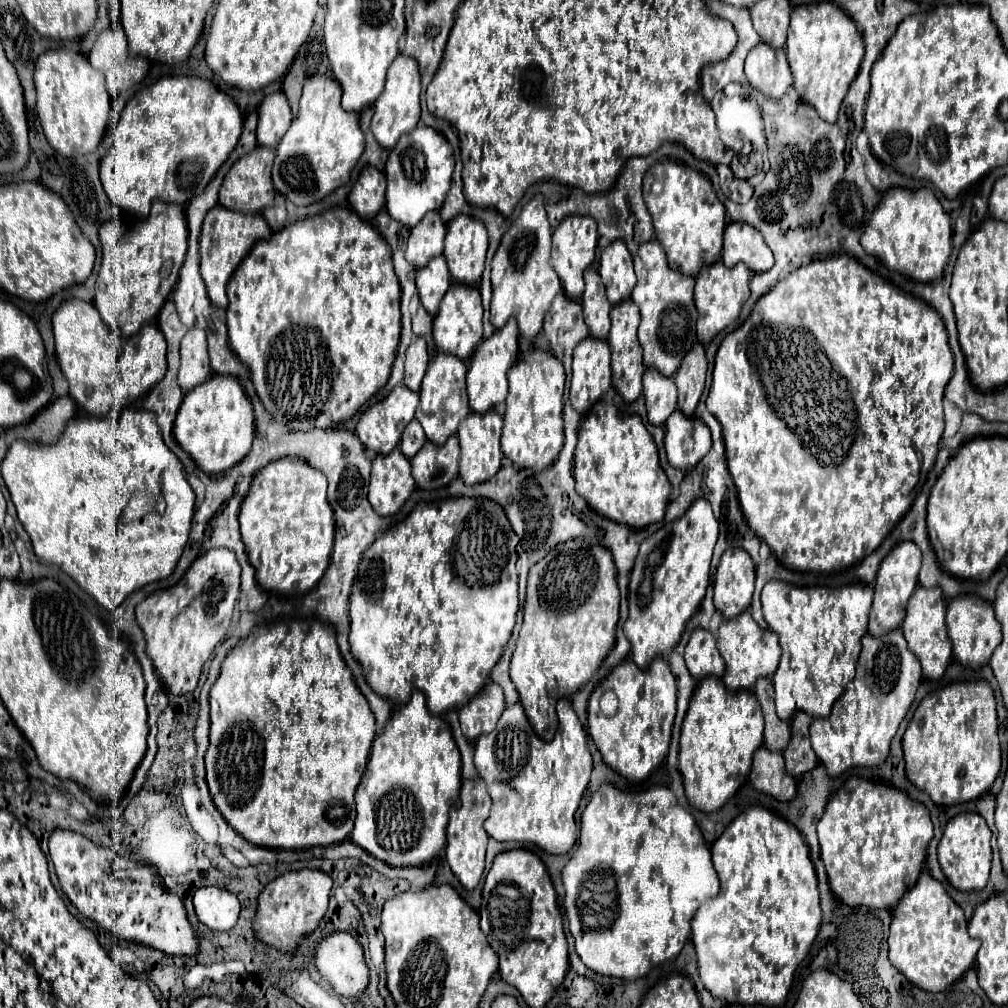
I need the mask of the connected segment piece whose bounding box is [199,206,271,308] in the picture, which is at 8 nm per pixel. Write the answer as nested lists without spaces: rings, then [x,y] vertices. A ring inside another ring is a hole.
[[[215,206],[207,212],[201,228],[201,238],[199,238],[199,258],[201,258],[201,278],[207,286],[207,294],[213,306],[227,308],[229,300],[225,294],[225,286],[229,278],[233,276],[235,268],[243,262],[243,258],[251,252],[253,244],[269,238],[271,238],[271,230],[263,220],[263,216],[253,216],[253,214],[243,216],[223,206]]]

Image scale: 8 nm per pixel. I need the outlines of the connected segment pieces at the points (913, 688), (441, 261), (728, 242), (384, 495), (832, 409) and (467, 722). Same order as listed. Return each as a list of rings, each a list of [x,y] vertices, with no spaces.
[[[899,628],[881,638],[865,634],[861,642],[863,650],[855,678],[847,684],[847,690],[835,702],[831,714],[827,718],[815,718],[811,724],[811,746],[833,778],[851,766],[881,766],[885,762],[889,744],[907,716],[921,682],[919,662],[915,654],[911,654]]]
[[[443,256],[433,258],[427,266],[417,270],[417,292],[425,310],[435,316],[439,302],[451,284],[451,274]]]
[[[731,222],[727,226],[721,260],[727,268],[745,262],[753,272],[767,272],[773,266],[773,254],[765,246],[763,236],[745,222]]]
[[[399,448],[391,450],[387,456],[377,456],[373,460],[371,482],[369,482],[369,502],[381,516],[397,514],[415,490],[415,480],[411,476],[411,464]]]
[[[835,254],[825,260],[793,270],[785,280],[777,282],[763,298],[759,298],[747,320],[727,334],[717,350],[713,384],[707,396],[707,410],[721,422],[727,450],[727,466],[737,486],[741,510],[747,526],[775,552],[779,562],[799,572],[839,572],[853,568],[865,556],[875,552],[883,538],[911,508],[913,492],[923,486],[935,464],[939,440],[943,434],[943,390],[953,372],[953,354],[947,342],[947,330],[941,316],[927,302],[901,292],[885,282],[879,274],[865,268],[857,258]]]
[[[489,680],[485,688],[459,712],[463,734],[471,738],[471,742],[475,742],[477,736],[495,730],[503,710],[505,710],[503,688]]]

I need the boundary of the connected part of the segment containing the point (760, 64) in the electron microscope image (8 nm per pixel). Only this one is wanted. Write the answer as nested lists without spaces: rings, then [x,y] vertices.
[[[763,42],[747,54],[745,76],[753,88],[771,100],[779,100],[793,84],[785,50],[771,50]]]

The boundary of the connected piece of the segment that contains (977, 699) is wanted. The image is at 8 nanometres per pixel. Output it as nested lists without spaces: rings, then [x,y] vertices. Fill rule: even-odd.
[[[983,680],[953,682],[929,694],[915,710],[903,736],[909,782],[927,792],[937,806],[975,800],[991,790],[1001,768],[995,694]]]

